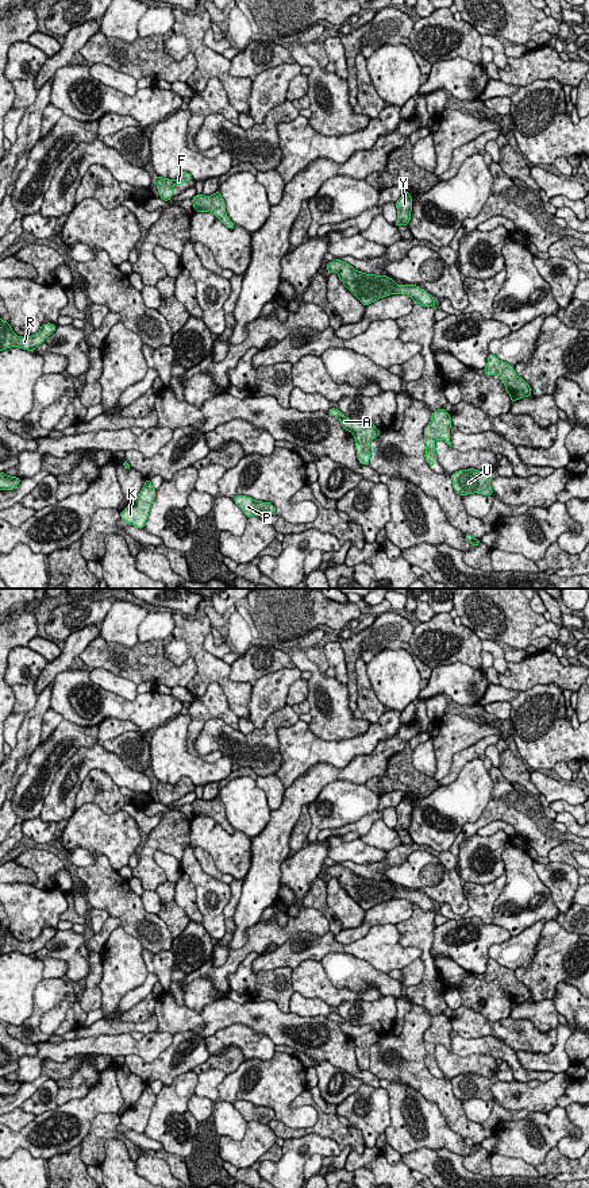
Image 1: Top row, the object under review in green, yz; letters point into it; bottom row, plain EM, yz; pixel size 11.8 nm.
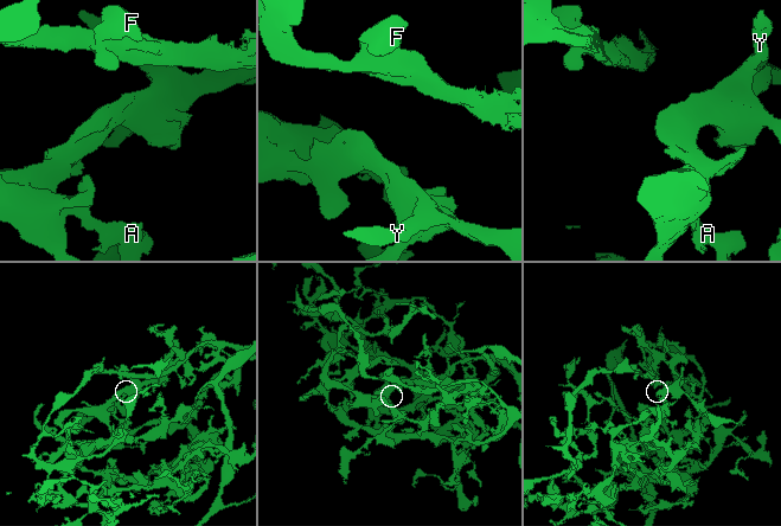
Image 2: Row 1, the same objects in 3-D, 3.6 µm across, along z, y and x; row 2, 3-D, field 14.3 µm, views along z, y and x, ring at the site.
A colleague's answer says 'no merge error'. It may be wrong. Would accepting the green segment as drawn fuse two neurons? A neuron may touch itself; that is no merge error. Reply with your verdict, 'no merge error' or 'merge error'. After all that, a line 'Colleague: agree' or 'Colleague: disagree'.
no merge error
Colleague: agree

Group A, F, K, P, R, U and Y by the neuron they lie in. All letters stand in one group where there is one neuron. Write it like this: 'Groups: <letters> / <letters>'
Groups: A F K P R U Y

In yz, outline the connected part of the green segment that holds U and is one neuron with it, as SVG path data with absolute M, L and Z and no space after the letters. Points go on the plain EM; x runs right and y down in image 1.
M474 1073L459 1075L451 1079L453 1092L461 1102L467 1099L492 1100L492 1081Z

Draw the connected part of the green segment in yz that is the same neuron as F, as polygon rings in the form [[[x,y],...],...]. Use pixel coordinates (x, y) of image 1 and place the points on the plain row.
[[[182,776],[177,784],[154,782],[154,788],[157,790],[159,802],[163,806],[169,806],[172,803],[172,799],[174,798],[174,790],[177,788],[180,791],[181,788],[188,788],[189,784],[193,784],[192,780],[188,776]]]

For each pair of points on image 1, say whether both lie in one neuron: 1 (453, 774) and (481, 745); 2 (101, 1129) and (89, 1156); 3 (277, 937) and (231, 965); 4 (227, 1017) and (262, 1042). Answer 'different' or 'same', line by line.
1: same
2: same
3: same
4: different

